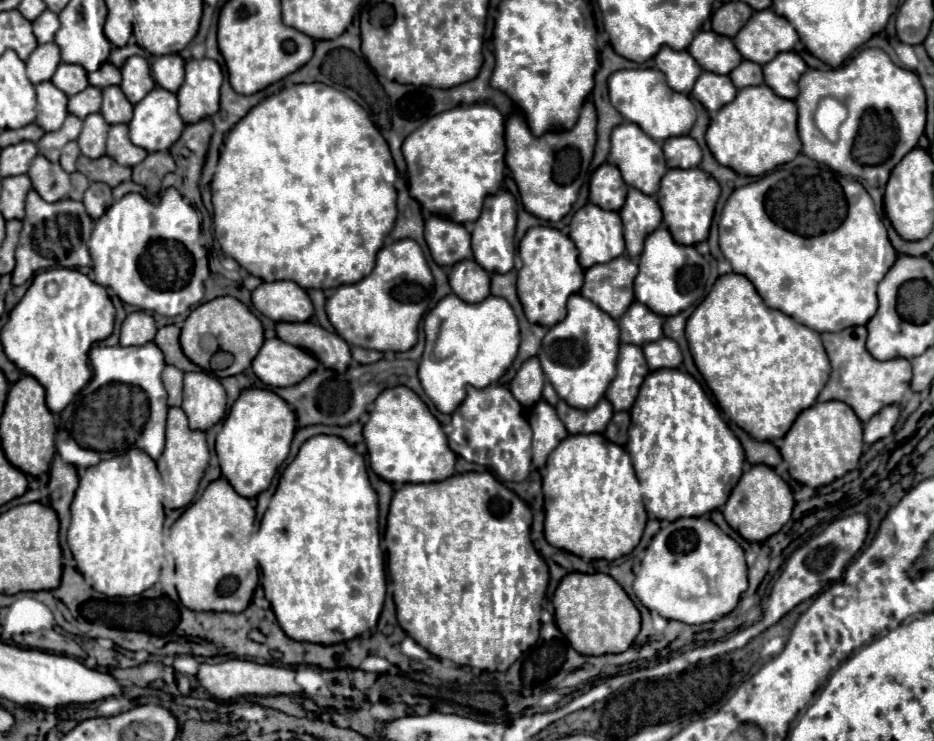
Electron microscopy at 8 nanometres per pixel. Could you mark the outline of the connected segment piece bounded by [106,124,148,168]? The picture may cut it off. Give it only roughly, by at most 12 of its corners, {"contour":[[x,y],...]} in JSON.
{"contour":[[126,124],[108,132],[108,156],[118,164],[136,166],[148,152],[128,138]]}

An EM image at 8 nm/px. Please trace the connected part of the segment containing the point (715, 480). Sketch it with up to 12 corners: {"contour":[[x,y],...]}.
{"contour":[[650,372],[626,452],[646,512],[726,504],[744,450],[702,386]]}

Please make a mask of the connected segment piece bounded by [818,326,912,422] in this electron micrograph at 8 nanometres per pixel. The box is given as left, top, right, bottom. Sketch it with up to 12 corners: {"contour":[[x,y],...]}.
{"contour":[[866,328],[822,334],[832,362],[818,402],[846,402],[862,422],[900,404],[912,380],[904,358],[880,362]]}

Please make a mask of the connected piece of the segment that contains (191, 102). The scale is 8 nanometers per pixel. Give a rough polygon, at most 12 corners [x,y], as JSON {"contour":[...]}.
{"contour":[[186,64],[180,116],[196,124],[218,112],[222,68]]}

